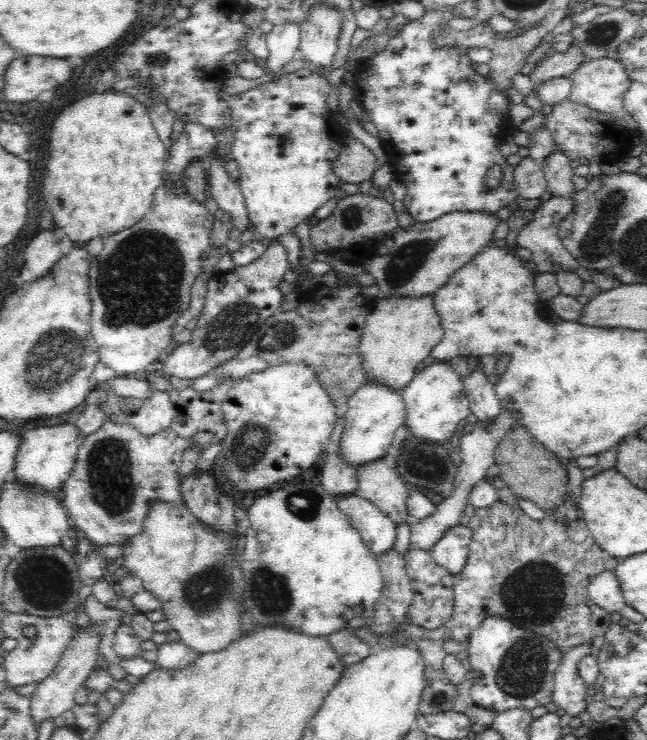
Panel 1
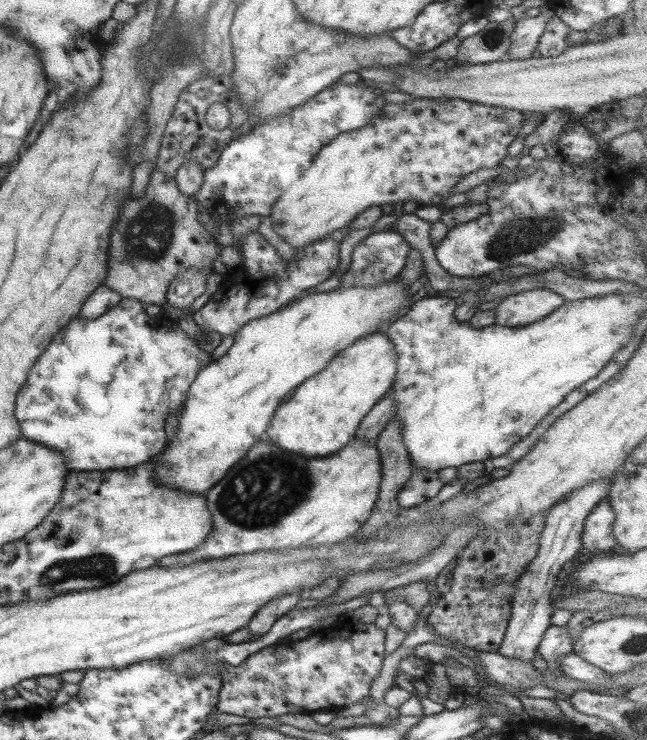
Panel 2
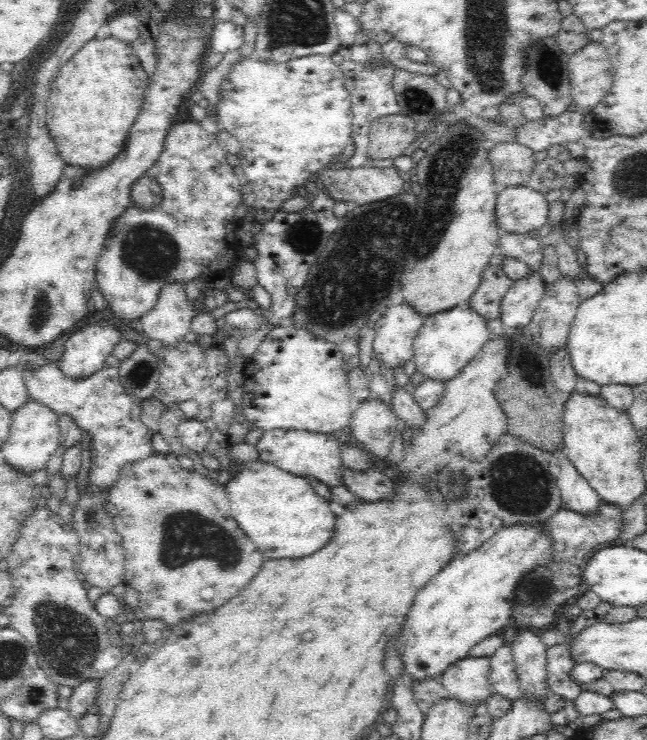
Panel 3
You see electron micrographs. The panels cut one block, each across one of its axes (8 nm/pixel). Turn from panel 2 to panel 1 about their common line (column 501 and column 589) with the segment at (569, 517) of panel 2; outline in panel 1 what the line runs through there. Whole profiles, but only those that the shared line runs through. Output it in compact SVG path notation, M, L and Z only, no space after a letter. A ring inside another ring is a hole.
M584 641L571 646L561 654L561 659L553 676L553 693L551 700L566 712L573 716L577 722L576 714L586 710L584 698L587 696L587 689L583 678L580 676L578 664L584 656L592 654L592 643Z

